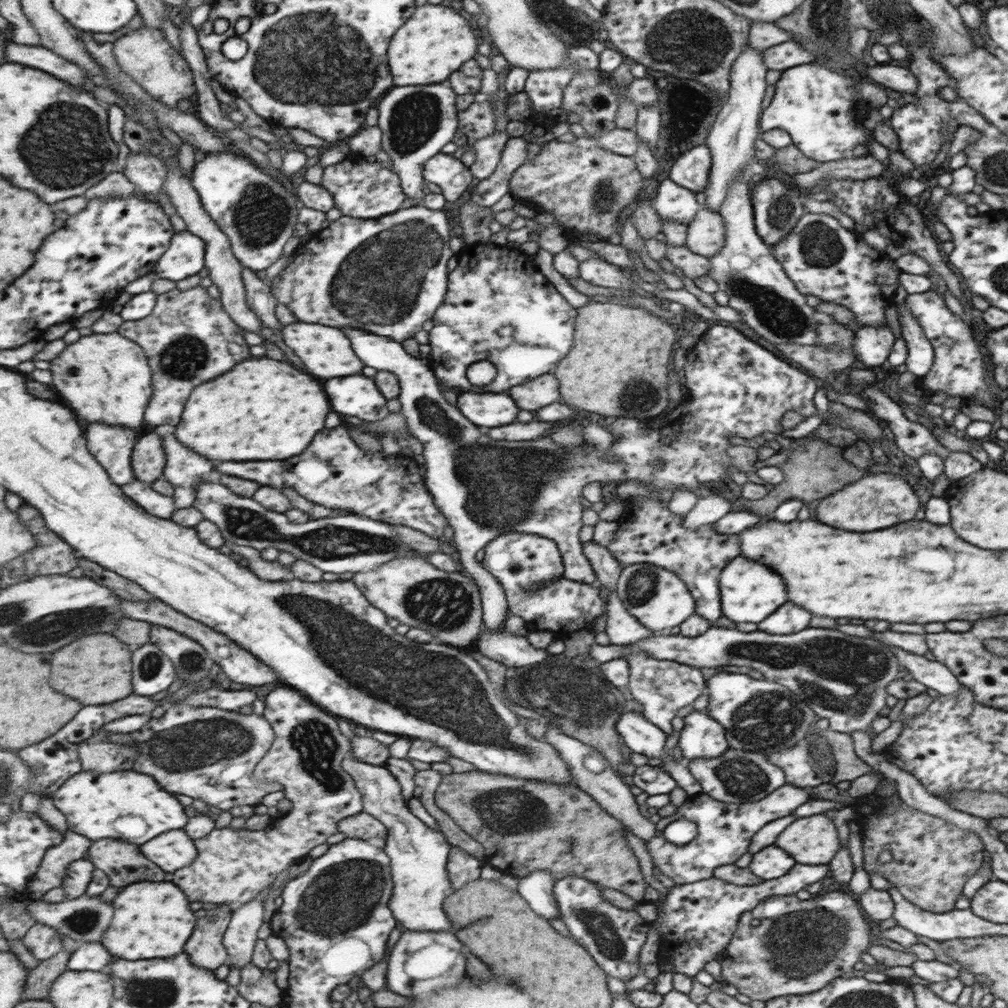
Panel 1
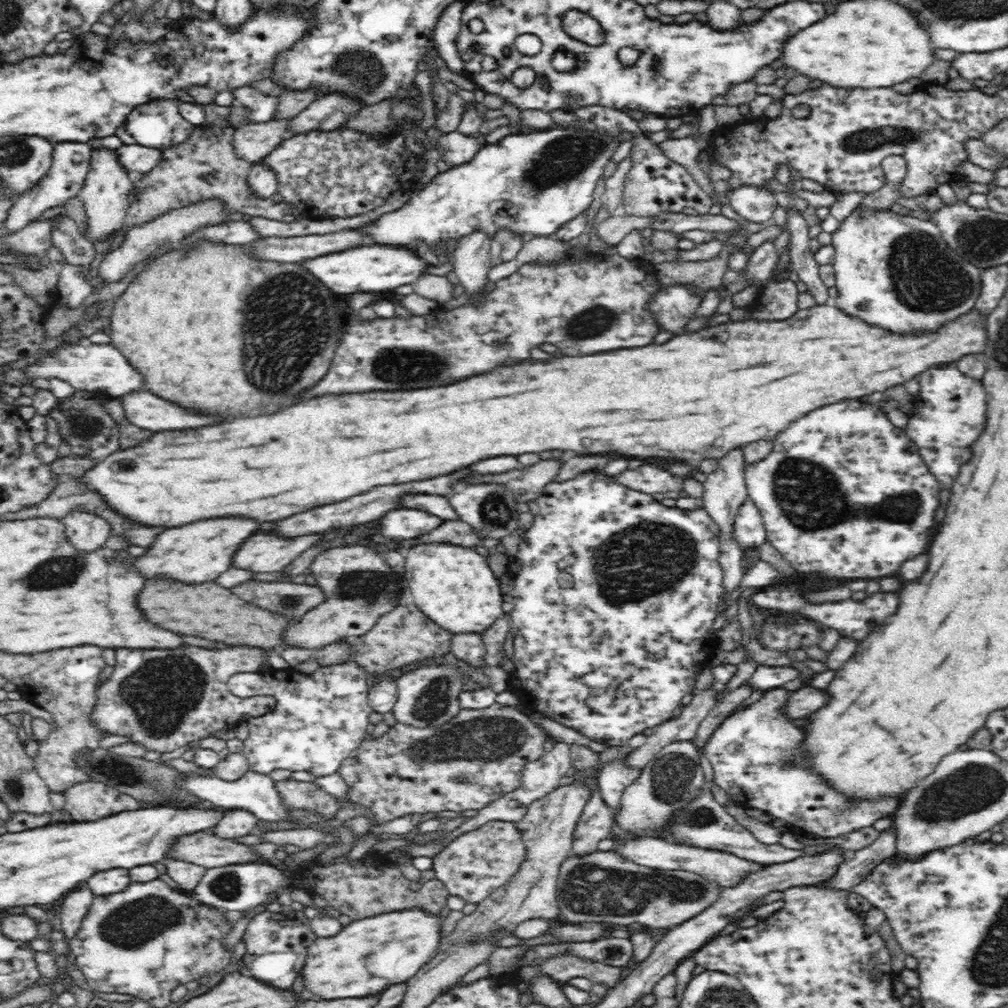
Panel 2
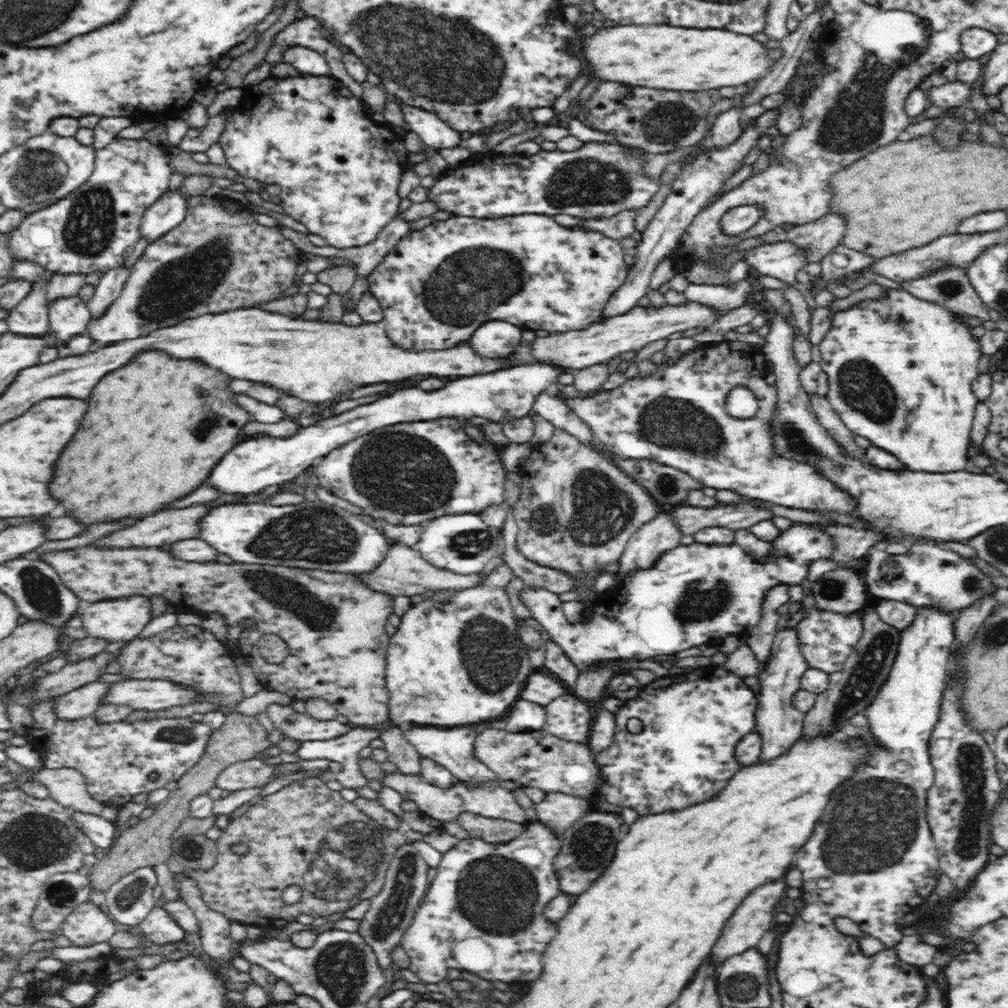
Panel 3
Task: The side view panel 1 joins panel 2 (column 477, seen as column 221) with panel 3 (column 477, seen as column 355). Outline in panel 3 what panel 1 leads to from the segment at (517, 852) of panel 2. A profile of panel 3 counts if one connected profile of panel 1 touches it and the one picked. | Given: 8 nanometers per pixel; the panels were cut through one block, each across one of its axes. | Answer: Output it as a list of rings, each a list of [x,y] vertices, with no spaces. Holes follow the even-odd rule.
[[[386,772],[382,786],[389,786],[402,795],[402,800],[412,800],[416,802],[419,810],[424,814],[431,816],[434,820],[441,822],[456,822],[462,812],[471,812],[479,814],[486,818],[496,818],[509,820],[517,823],[528,823],[526,812],[516,801],[513,792],[502,788],[496,781],[486,781],[476,788],[467,788],[462,781],[454,780],[448,788],[440,788],[438,785],[432,785],[424,780],[422,775],[402,774],[400,772]]]

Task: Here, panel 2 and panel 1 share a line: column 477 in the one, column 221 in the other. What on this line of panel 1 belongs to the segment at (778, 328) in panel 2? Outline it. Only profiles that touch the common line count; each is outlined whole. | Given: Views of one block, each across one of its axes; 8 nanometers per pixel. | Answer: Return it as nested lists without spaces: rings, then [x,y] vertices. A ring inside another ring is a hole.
[[[258,358],[192,394],[184,422],[178,426],[178,440],[220,462],[286,460],[308,450],[316,434],[326,428],[332,410],[324,386],[314,376],[280,360]]]

